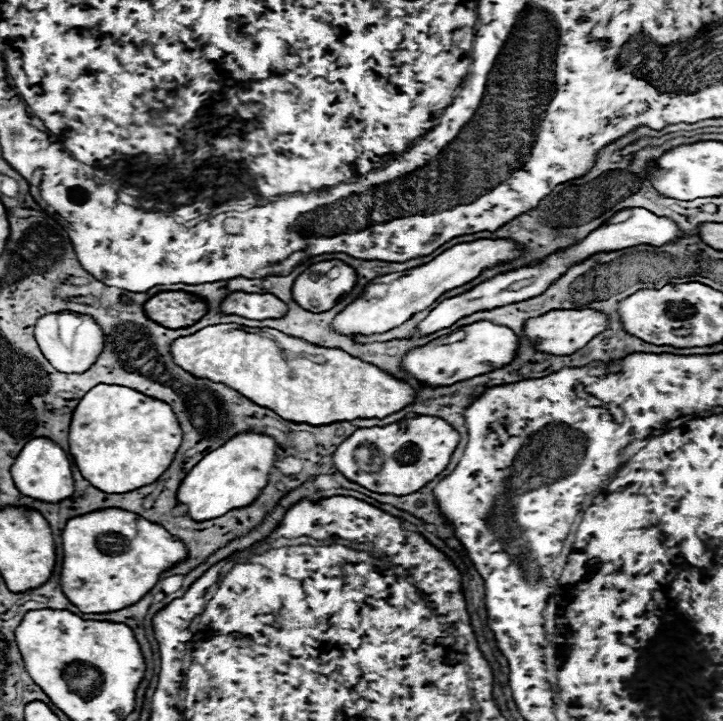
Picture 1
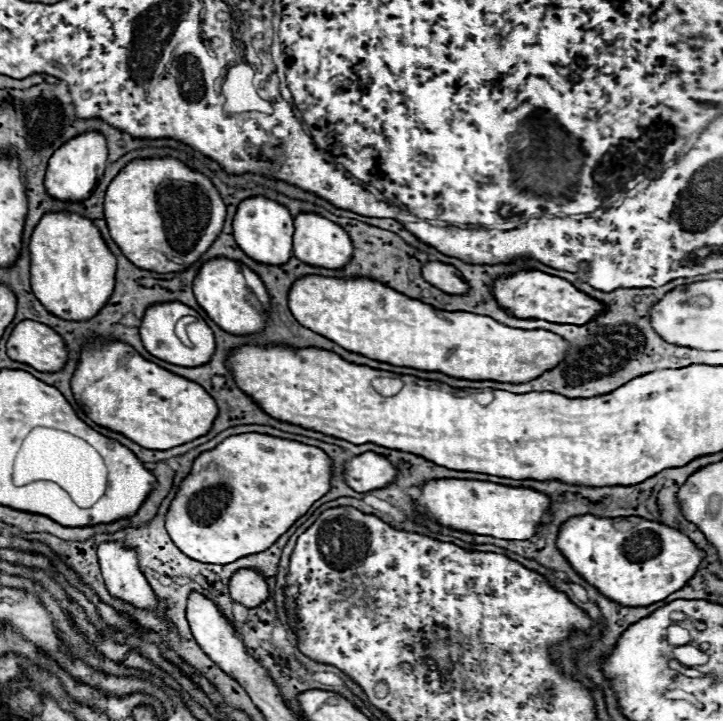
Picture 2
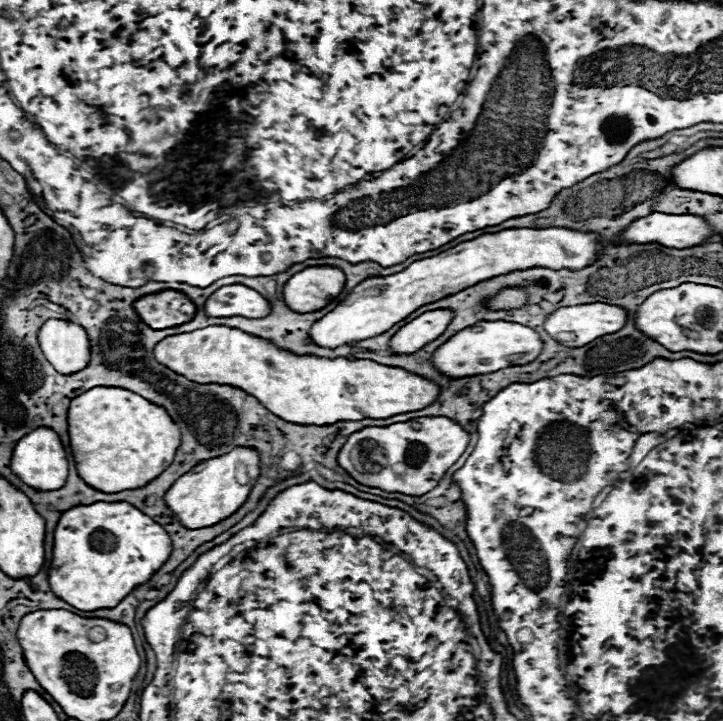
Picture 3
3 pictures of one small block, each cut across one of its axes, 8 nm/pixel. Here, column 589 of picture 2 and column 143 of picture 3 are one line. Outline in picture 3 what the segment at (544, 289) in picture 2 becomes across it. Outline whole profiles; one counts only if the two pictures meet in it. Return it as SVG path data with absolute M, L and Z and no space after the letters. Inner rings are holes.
M162 290L150 296L142 296L134 302L134 310L140 320L154 330L180 326L194 318L196 306L178 290Z

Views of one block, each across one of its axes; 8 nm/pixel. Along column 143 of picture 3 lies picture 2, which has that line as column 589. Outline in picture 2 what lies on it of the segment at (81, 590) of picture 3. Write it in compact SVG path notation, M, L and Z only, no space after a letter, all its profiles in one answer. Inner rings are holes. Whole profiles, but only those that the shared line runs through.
M582 514L568 518L560 526L556 548L602 596L624 606L648 606L664 600L696 574L704 556L704 552L698 550L682 532L640 516L600 518ZM622 520L628 520L632 526L628 530L618 530L616 524Z

